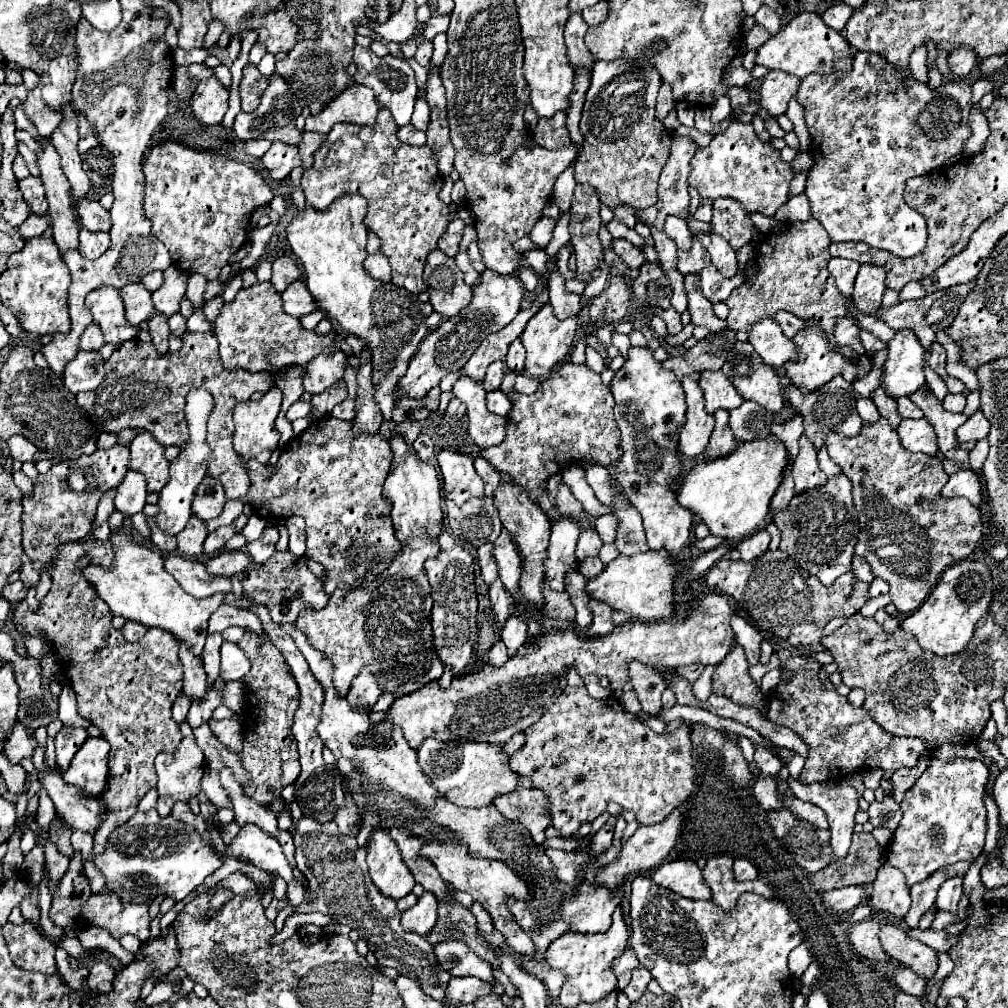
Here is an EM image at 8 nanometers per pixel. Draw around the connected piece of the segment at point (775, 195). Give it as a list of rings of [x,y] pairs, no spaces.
[[[732,120],[708,146],[696,150],[688,184],[694,186],[702,198],[734,198],[746,212],[774,216],[776,210],[788,202],[788,184],[792,178],[790,164],[780,160],[780,152],[770,142],[758,138],[752,124]]]

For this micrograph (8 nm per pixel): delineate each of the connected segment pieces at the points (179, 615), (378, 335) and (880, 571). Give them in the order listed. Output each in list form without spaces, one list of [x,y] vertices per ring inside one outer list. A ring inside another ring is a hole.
[[[114,530],[110,534],[110,542],[114,548],[114,564],[110,568],[104,566],[86,566],[82,572],[96,594],[110,606],[114,616],[124,616],[128,620],[136,620],[150,628],[162,628],[178,638],[182,638],[196,656],[202,654],[208,618],[222,604],[222,594],[212,594],[208,598],[194,598],[186,594],[180,584],[164,570],[162,554],[140,544],[126,530]]]
[[[344,194],[336,198],[326,210],[304,208],[294,216],[286,228],[288,242],[294,254],[300,258],[306,274],[306,286],[318,306],[328,310],[330,316],[346,332],[366,340],[372,350],[375,400],[385,420],[392,418],[395,401],[394,388],[406,374],[410,358],[416,354],[424,334],[428,334],[426,318],[432,314],[430,304],[422,304],[414,294],[394,284],[382,284],[372,280],[362,262],[366,256],[368,228],[364,224],[368,202],[358,194]]]
[[[880,418],[874,424],[864,424],[862,432],[854,438],[846,438],[838,432],[832,432],[826,438],[826,450],[854,486],[852,492],[854,506],[862,518],[862,528],[864,528],[856,544],[856,554],[870,562],[874,576],[890,584],[892,604],[900,612],[910,614],[918,610],[922,602],[928,598],[930,590],[938,584],[942,572],[948,566],[964,560],[976,548],[978,538],[982,536],[980,510],[962,498],[946,500],[940,494],[940,490],[950,476],[944,472],[942,460],[938,456],[912,454],[904,450],[896,430],[890,426],[890,422],[886,422],[886,418]]]

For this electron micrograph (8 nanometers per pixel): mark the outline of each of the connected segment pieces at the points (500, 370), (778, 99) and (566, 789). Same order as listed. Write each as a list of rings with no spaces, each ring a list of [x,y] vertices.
[[[498,360],[494,364],[488,366],[488,372],[486,372],[486,378],[484,378],[484,390],[486,392],[494,392],[500,388],[500,382],[502,382],[502,376],[504,376],[504,360]]]
[[[772,70],[764,76],[762,88],[760,88],[760,104],[764,110],[768,110],[774,116],[780,116],[788,110],[788,102],[798,94],[800,82],[796,76],[790,76],[786,72]]]
[[[570,670],[568,686],[552,708],[526,730],[526,746],[512,754],[510,766],[548,794],[552,824],[564,838],[570,838],[582,824],[604,814],[610,800],[632,810],[640,824],[664,820],[698,786],[690,750],[686,724],[674,732],[656,734],[638,716],[628,714],[618,700],[592,698],[578,672]]]

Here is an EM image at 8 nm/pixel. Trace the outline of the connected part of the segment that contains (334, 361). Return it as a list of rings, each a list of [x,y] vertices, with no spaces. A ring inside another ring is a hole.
[[[322,350],[318,358],[314,358],[304,374],[304,390],[310,394],[320,394],[336,380],[342,378],[344,374],[344,364],[346,364],[346,354],[342,350]]]

